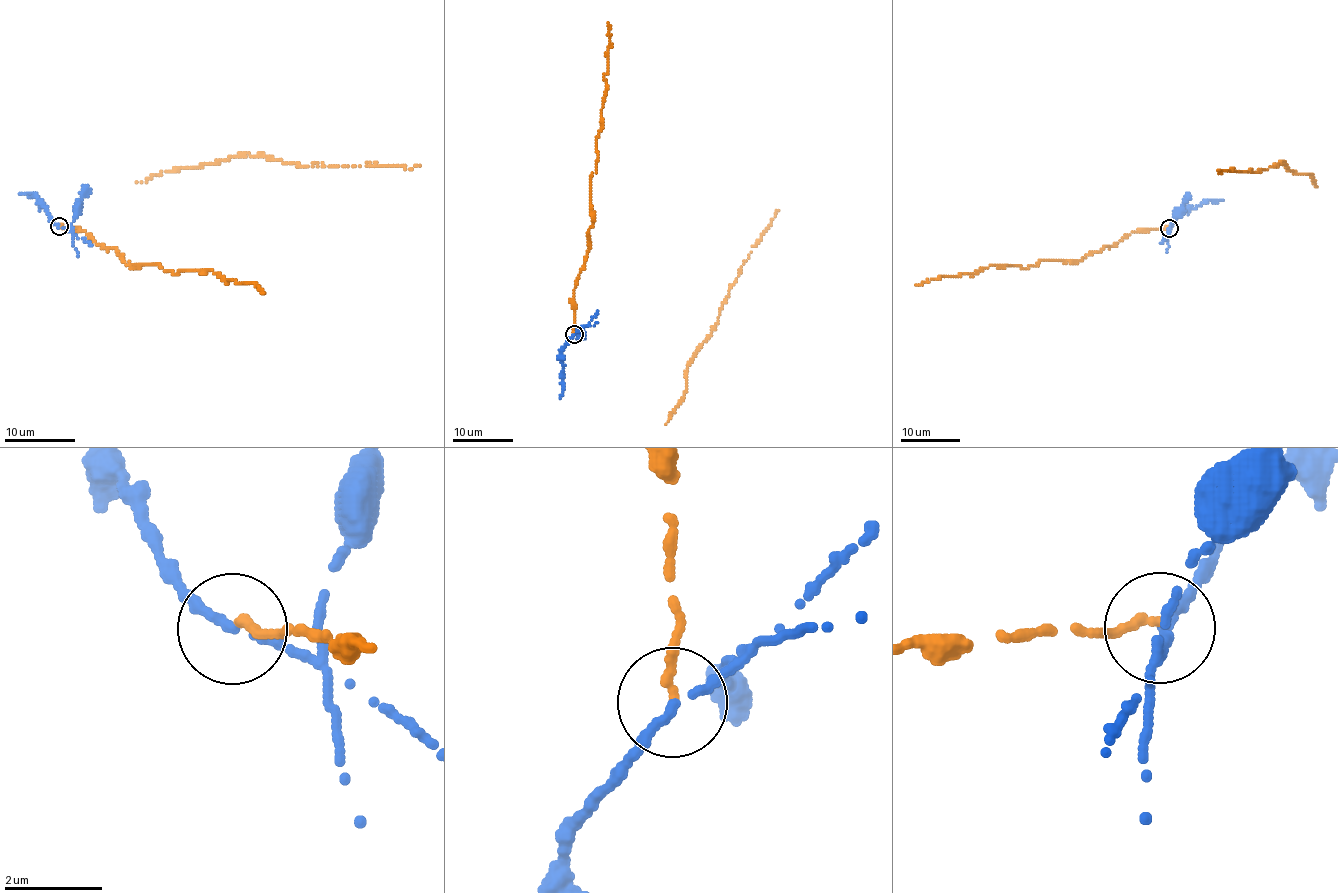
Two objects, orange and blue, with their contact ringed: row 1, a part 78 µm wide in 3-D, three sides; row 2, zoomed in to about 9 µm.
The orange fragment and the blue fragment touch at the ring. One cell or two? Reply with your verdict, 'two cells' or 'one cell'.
two cells

